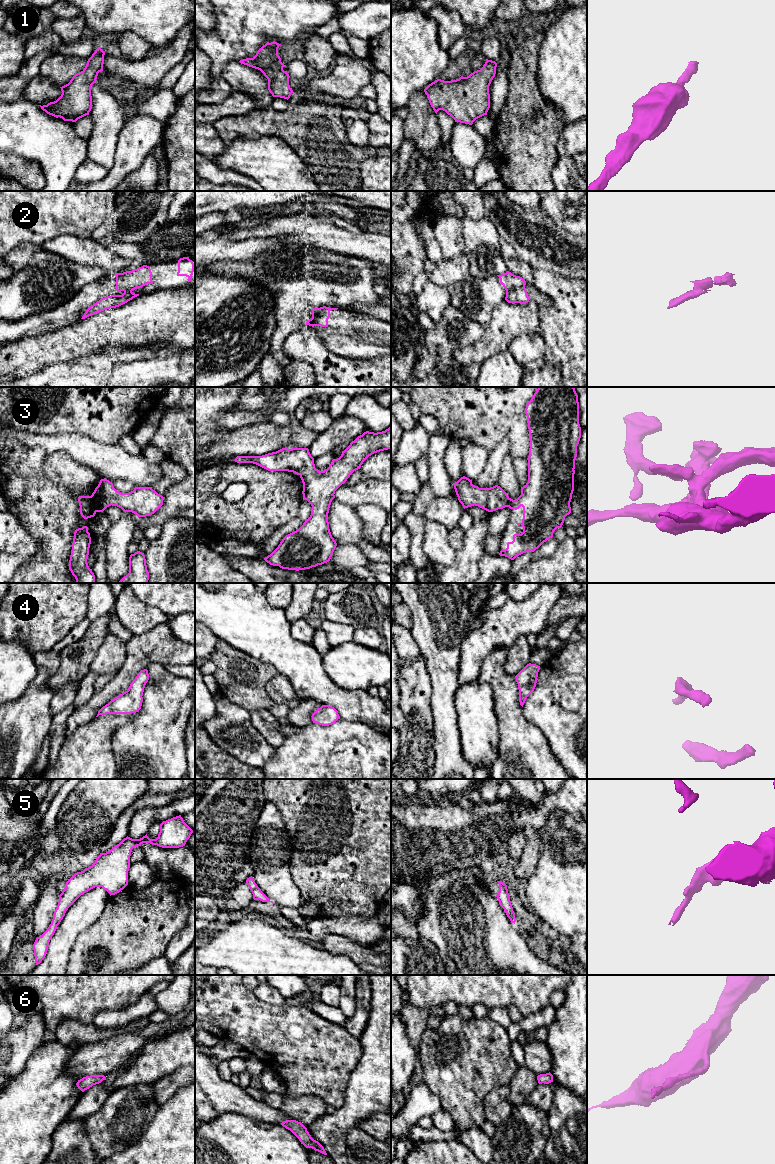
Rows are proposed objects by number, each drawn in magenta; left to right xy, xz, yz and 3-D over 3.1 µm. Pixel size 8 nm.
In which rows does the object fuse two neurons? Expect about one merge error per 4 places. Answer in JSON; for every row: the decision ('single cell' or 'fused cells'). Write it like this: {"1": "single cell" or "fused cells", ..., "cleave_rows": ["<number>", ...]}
{"1": "single cell", "2": "fused cells", "3": "single cell", "4": "single cell", "5": "single cell", "6": "single cell", "cleave_rows": ["2"]}

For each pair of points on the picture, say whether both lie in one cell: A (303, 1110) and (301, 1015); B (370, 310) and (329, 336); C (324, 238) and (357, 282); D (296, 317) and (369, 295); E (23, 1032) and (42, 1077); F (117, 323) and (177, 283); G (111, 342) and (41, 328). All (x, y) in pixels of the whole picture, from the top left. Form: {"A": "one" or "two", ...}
{"A": "two", "B": "two", "C": "two", "D": "one", "E": "two", "F": "two", "G": "two"}

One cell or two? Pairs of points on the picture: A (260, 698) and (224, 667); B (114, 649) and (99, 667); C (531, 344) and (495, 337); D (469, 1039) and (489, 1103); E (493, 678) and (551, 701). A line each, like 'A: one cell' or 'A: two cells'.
A: one cell
B: one cell
C: two cells
D: two cells
E: two cells

